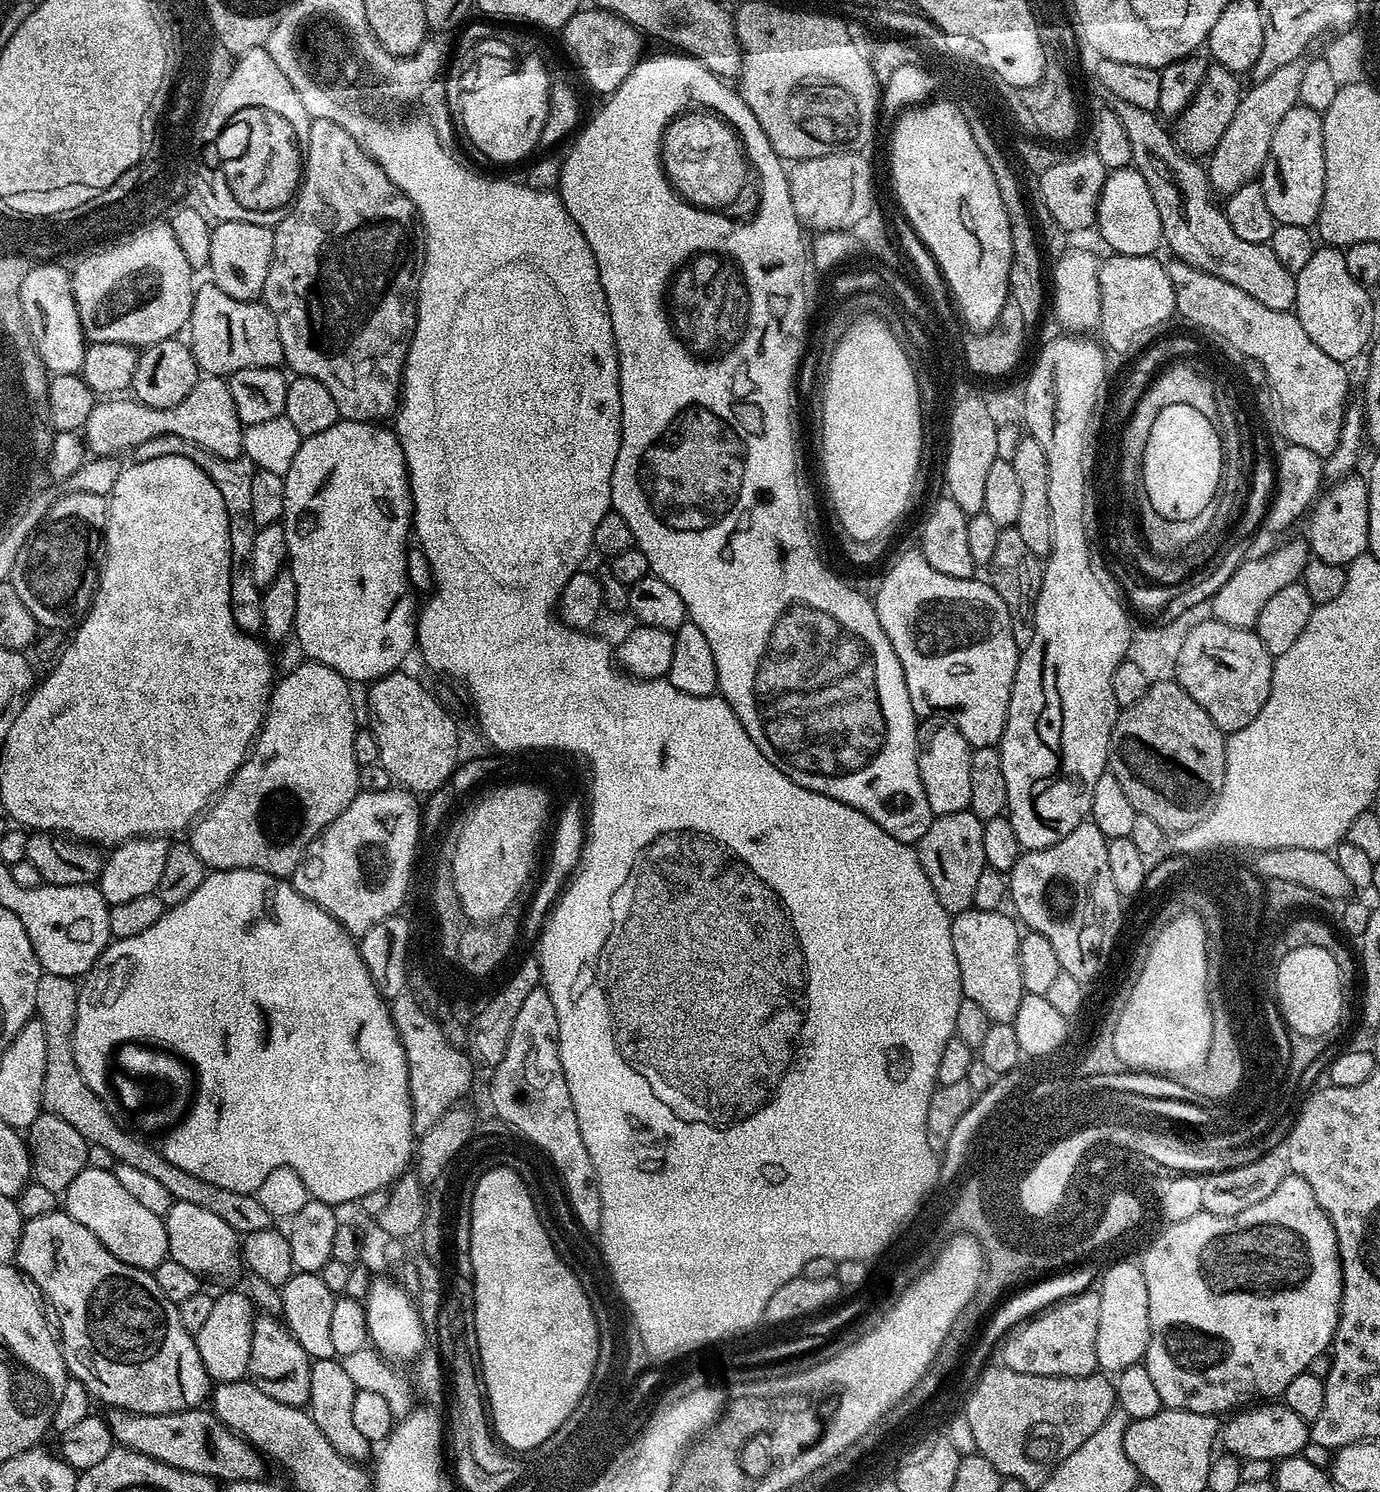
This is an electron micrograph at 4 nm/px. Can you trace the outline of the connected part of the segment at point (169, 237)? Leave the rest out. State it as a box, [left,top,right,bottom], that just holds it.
[72,222,194,350]

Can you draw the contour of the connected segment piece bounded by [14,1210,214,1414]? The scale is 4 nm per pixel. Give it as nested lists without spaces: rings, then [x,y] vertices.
[[[63,1210],[25,1220],[14,1260],[40,1289],[47,1307],[56,1311],[60,1352],[68,1375],[82,1382],[89,1396],[108,1404],[109,1409],[121,1408],[138,1414],[184,1412],[187,1408],[201,1407],[209,1399],[214,1382],[208,1377],[202,1354],[198,1354],[195,1335],[182,1326],[177,1304],[162,1294],[149,1269],[135,1268],[114,1258],[82,1222],[74,1222]]]

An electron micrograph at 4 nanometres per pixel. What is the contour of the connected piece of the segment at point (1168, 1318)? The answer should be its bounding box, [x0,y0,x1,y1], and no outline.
[1139,1174,1344,1416]

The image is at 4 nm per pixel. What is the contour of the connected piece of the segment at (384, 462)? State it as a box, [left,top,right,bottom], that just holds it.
[282,419,418,682]

